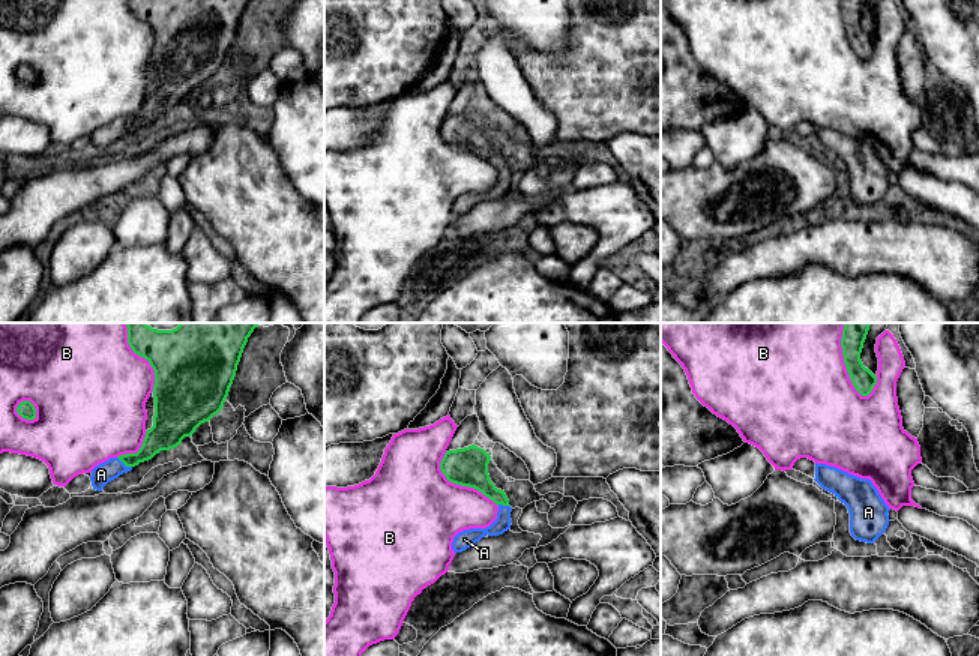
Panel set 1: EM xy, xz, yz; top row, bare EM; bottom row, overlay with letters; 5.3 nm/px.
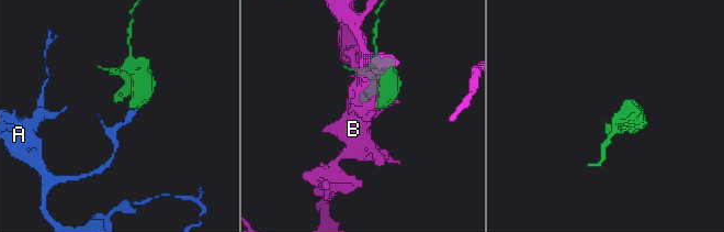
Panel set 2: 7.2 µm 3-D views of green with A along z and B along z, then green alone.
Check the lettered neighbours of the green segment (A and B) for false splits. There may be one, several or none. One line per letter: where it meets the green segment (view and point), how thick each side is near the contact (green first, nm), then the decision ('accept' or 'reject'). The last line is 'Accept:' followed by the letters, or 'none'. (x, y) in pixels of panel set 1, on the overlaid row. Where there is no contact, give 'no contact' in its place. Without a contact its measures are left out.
A: xy (125, 464) | 150/110 nm | accept
B: yz (844, 362) | 140/500 nm | reject
Accept: A

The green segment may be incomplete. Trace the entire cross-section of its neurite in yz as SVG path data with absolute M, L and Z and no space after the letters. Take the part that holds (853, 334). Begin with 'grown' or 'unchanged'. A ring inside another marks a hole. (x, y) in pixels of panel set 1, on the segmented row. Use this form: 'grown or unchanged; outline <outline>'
unchanged; outline M844 323L841 347L844 363L854 389L868 396L877 384L877 375L863 366L860 353L871 323Z

